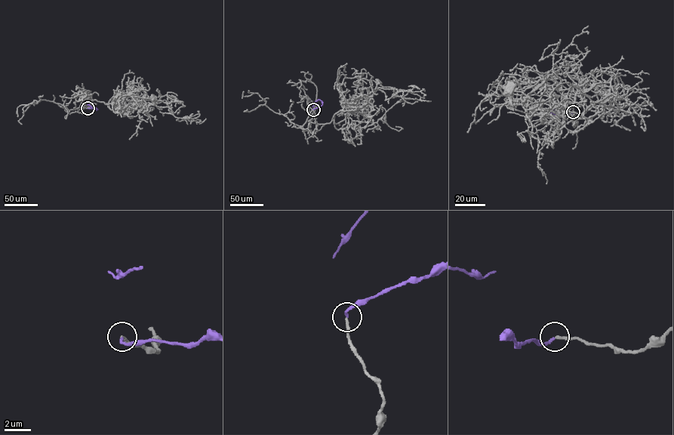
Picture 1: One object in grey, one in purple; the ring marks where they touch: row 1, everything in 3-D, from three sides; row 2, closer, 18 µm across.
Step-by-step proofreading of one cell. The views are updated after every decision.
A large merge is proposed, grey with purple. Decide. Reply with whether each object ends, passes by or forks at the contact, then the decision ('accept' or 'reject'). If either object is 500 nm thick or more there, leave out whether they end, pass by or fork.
grey ends there; purple ends there; accept

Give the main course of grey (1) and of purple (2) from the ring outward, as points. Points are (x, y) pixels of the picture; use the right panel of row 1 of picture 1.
1: (573, 112), (583, 113), (600, 104), (606, 93), (574, 126), (567, 111), (559, 116), (511, 105), (509, 90)
2: (573, 112), (563, 116), (555, 115), (551, 110), (549, 112), (556, 105), (566, 104)

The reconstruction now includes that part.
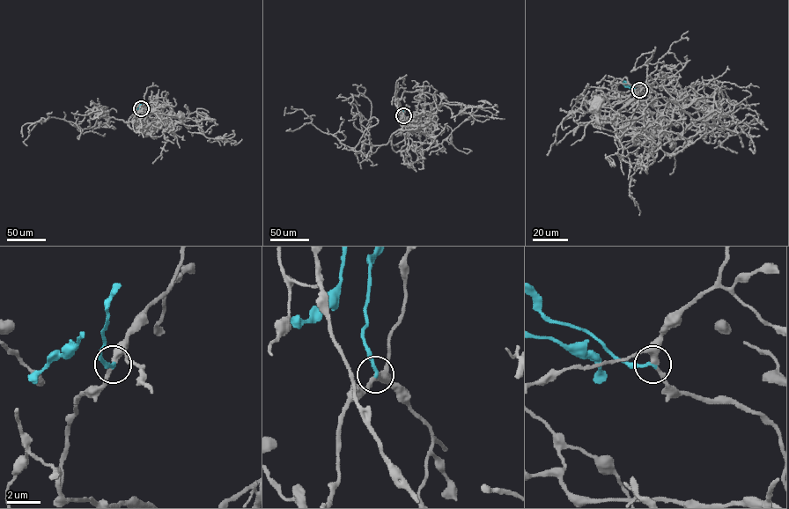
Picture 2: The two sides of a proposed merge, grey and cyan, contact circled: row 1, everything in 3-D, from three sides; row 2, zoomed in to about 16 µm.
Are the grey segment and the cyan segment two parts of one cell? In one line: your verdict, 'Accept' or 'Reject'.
Accept

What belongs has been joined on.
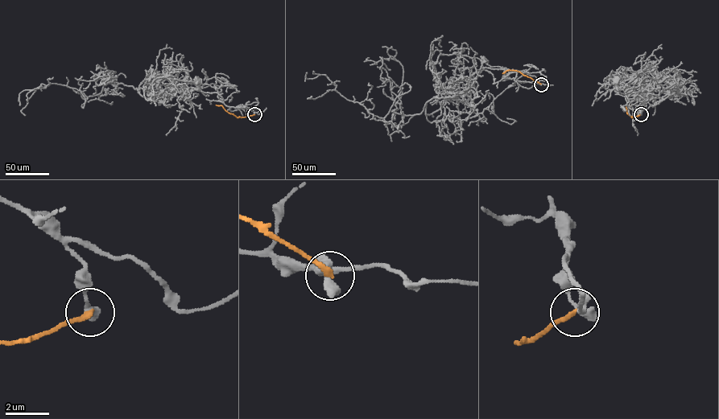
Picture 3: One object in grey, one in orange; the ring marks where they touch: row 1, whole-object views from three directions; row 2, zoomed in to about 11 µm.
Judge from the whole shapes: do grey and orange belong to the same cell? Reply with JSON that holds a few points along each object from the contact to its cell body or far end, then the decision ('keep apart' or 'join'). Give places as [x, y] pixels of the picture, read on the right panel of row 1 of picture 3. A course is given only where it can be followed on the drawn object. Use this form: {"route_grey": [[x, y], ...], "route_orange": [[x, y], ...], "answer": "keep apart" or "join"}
{"route_grey": [[641, 114], [638, 105], [637, 109], [629, 107], [629, 101], [623, 89], [626, 88], [617, 90], [616, 81]], "route_orange": [[641, 114], [632, 117], [626, 111], [626, 106], [630, 105]], "answer": "keep apart"}

